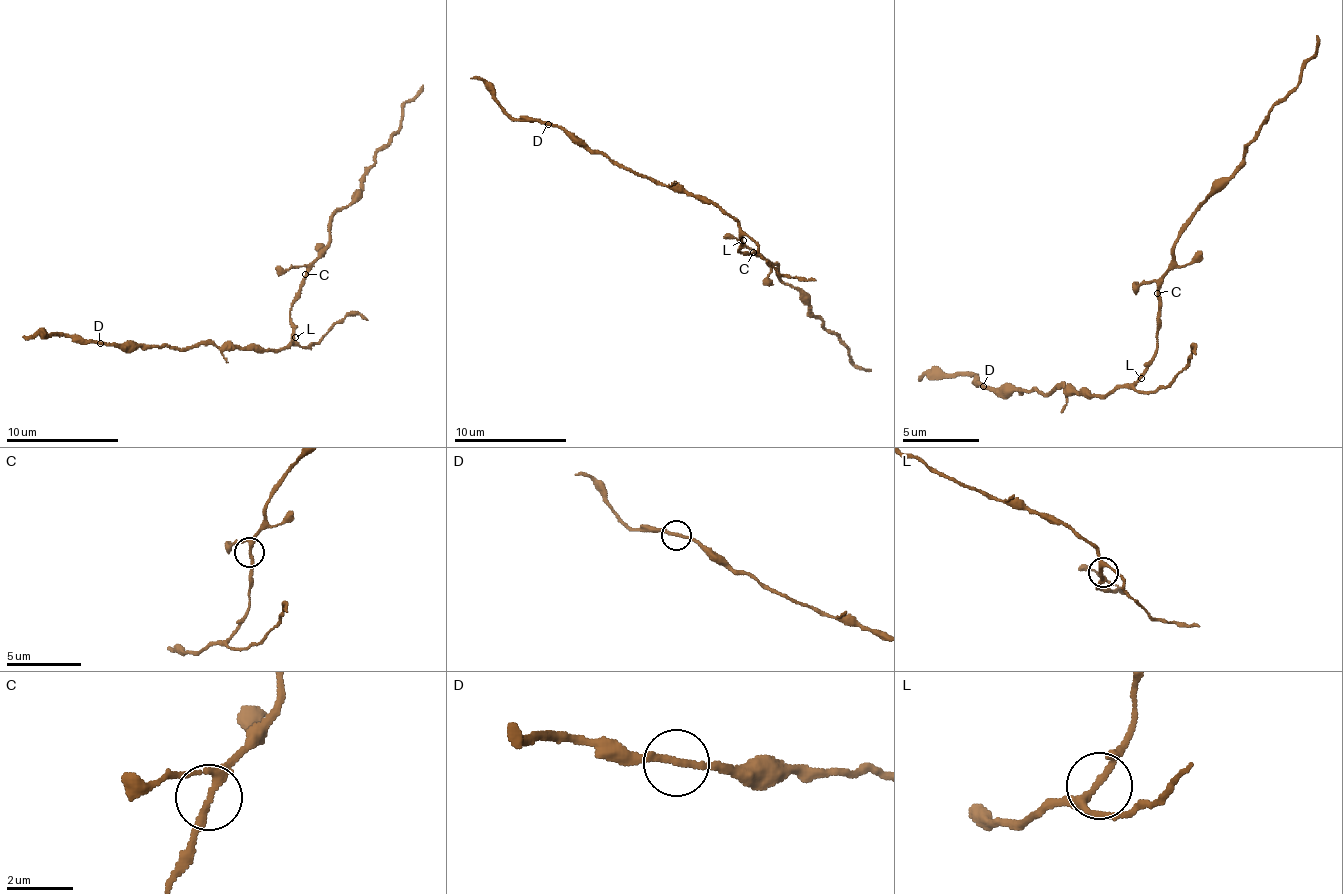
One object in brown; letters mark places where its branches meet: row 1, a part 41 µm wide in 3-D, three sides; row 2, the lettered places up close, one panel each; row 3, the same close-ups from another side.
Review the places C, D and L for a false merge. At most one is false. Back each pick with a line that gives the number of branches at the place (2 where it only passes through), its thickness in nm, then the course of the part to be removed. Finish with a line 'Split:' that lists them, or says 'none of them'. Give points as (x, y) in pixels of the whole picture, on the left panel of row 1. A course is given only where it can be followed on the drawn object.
Split: none of them

